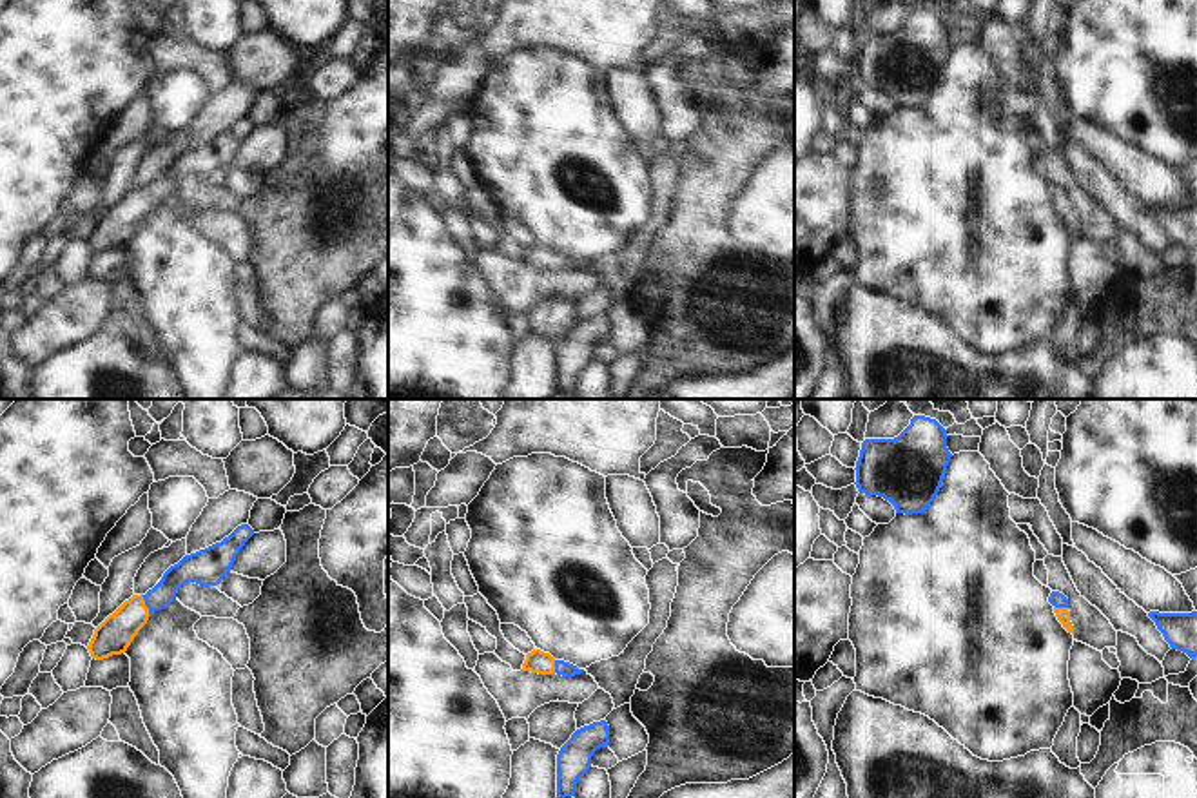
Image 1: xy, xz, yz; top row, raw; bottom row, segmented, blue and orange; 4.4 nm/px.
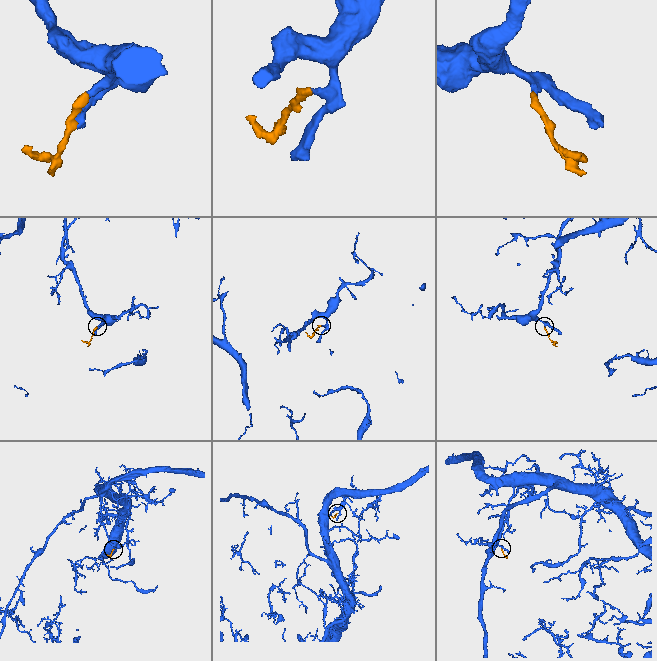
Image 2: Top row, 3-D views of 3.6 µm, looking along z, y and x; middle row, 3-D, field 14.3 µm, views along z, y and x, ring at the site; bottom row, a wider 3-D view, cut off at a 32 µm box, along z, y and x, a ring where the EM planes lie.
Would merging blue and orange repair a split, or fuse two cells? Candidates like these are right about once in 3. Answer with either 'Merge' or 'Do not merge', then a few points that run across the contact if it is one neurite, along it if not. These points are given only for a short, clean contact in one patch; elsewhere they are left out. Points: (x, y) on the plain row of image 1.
Merge. Line: xy (189, 162), (145, 198), (113, 231)

